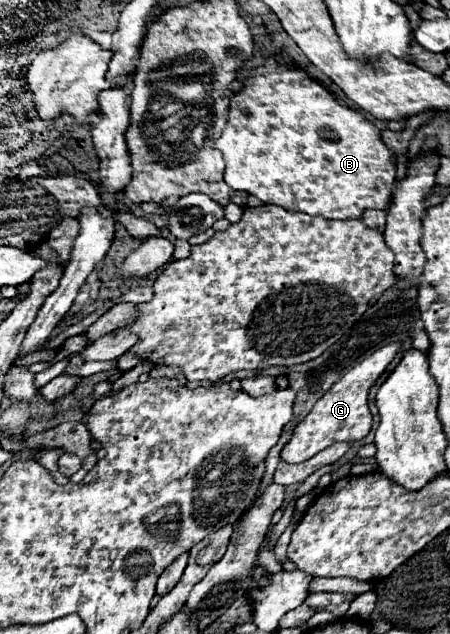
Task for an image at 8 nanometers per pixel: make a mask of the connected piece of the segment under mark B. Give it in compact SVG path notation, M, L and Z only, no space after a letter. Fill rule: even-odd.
M274 60L248 74L244 88L232 96L228 124L214 142L214 148L224 154L224 180L230 188L244 190L264 204L278 204L296 212L338 220L360 218L368 208L386 208L394 190L396 168L392 164L392 152L380 140L380 130L360 112L334 100L308 74Z

